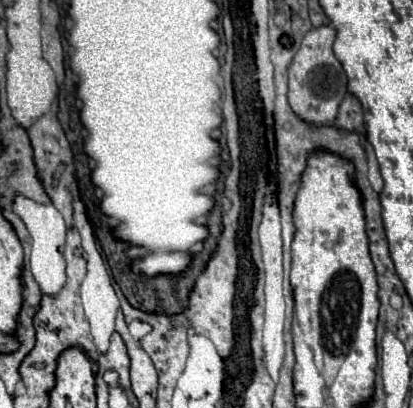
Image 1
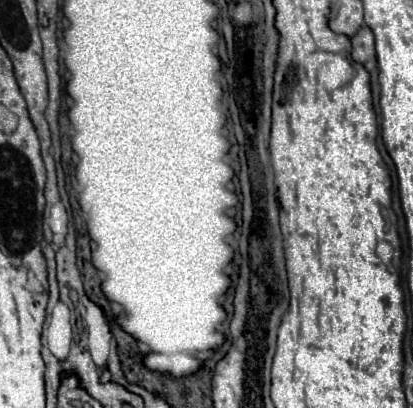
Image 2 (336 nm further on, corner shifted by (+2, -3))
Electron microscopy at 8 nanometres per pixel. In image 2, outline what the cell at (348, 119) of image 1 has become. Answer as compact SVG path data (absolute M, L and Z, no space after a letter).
M363 26L359 32L353 36L353 52L351 52L355 62L365 64L369 70L375 66L375 38L371 28Z

